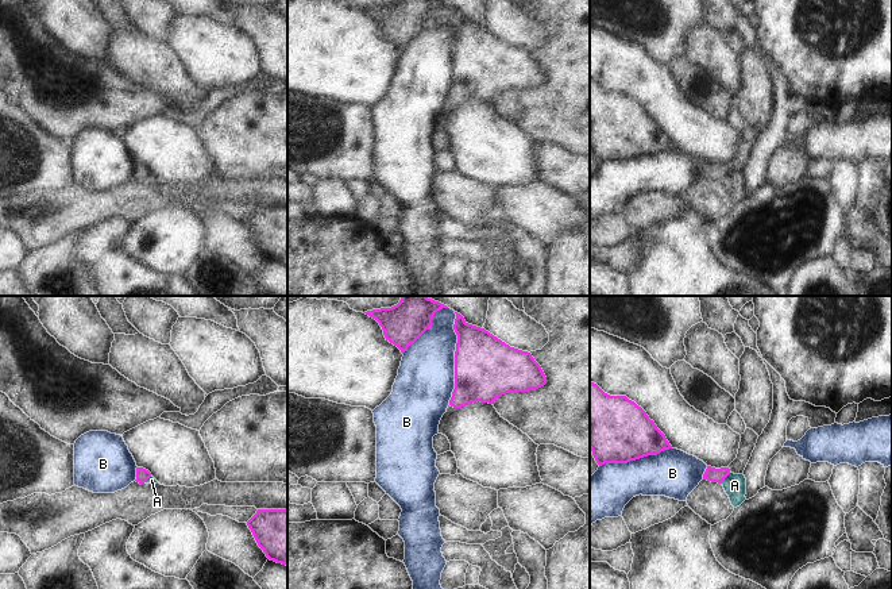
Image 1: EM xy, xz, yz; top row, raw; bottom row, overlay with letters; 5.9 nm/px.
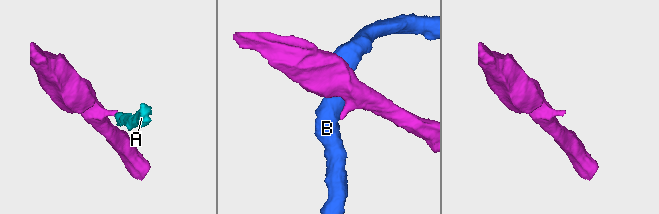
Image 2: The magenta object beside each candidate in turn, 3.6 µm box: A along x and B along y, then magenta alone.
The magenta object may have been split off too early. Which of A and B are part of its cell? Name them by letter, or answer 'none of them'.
none of them

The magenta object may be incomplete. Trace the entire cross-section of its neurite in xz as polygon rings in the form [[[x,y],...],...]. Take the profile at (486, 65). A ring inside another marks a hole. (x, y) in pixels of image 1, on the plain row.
[[[456,11],[453,105],[471,100],[493,101],[506,91],[529,89],[547,81],[530,50],[510,45],[484,26],[468,22]]]

